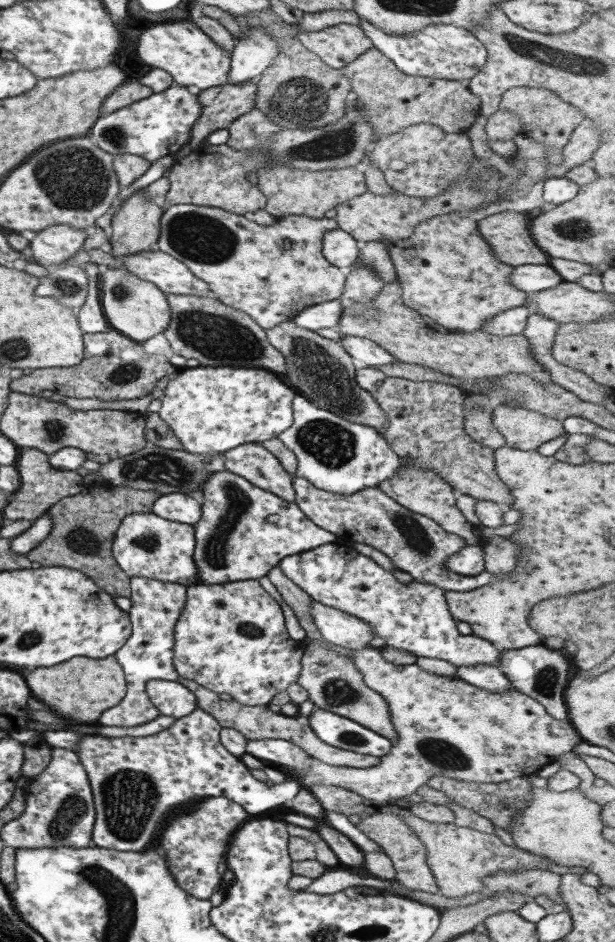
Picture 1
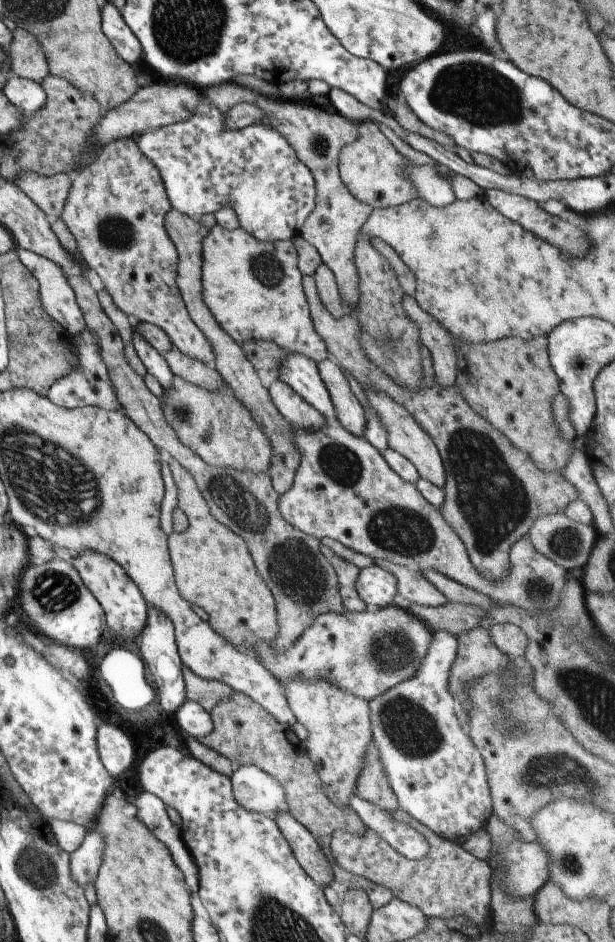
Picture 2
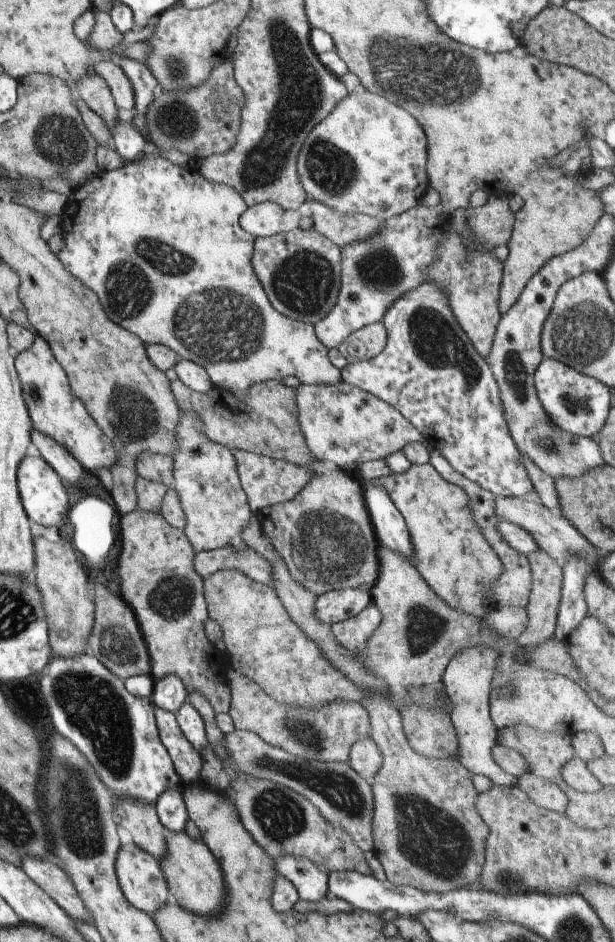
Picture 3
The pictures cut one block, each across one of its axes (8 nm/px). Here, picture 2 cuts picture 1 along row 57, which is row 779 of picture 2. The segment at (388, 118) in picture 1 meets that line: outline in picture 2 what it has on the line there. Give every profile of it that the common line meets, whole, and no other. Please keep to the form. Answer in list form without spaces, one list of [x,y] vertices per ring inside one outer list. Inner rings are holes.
[[[370,738],[370,744],[364,757],[363,768],[357,776],[353,795],[373,804],[374,807],[393,811],[398,807],[393,790],[385,780],[385,768],[378,762],[378,753]]]

